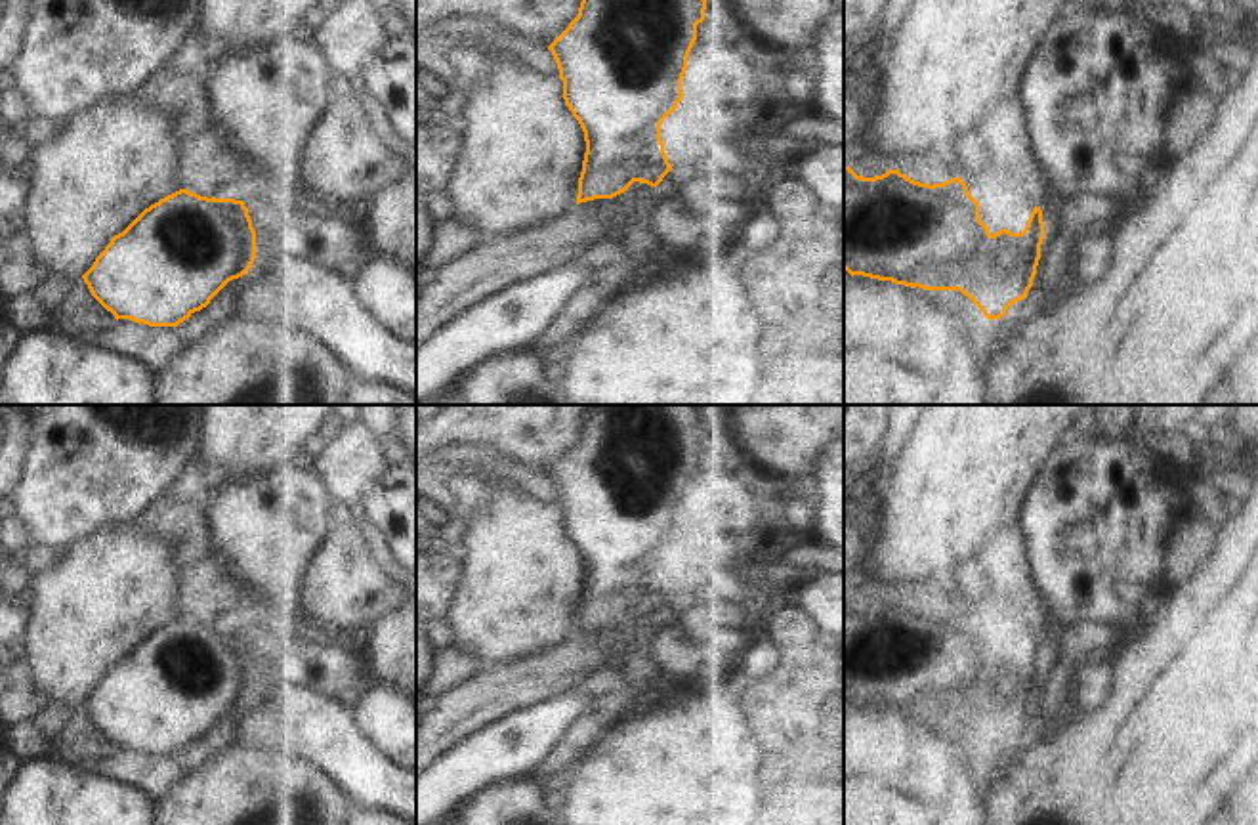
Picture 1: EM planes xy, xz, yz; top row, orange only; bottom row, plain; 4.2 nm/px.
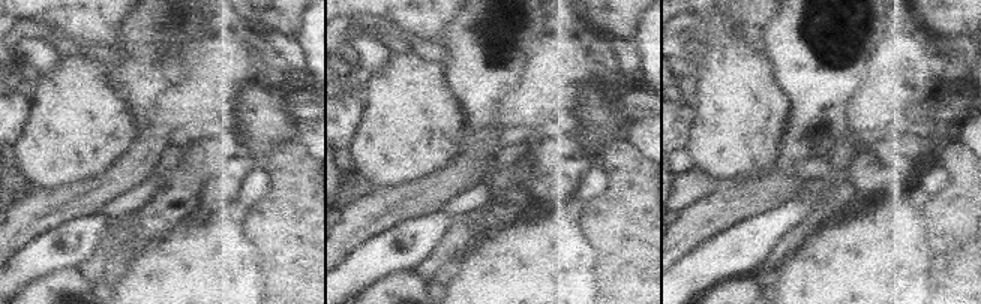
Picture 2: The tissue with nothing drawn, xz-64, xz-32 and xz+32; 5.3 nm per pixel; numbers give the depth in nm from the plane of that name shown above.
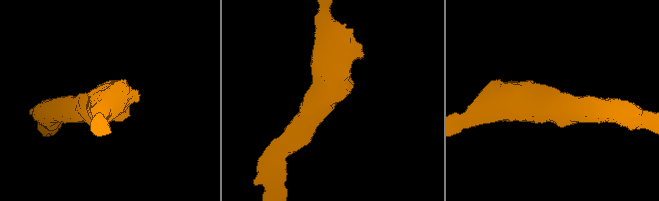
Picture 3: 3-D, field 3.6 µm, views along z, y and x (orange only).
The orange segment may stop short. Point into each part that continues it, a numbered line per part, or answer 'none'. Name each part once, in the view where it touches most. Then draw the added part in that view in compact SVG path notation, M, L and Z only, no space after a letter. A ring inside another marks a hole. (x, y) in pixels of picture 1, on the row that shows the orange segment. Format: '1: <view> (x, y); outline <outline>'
none

